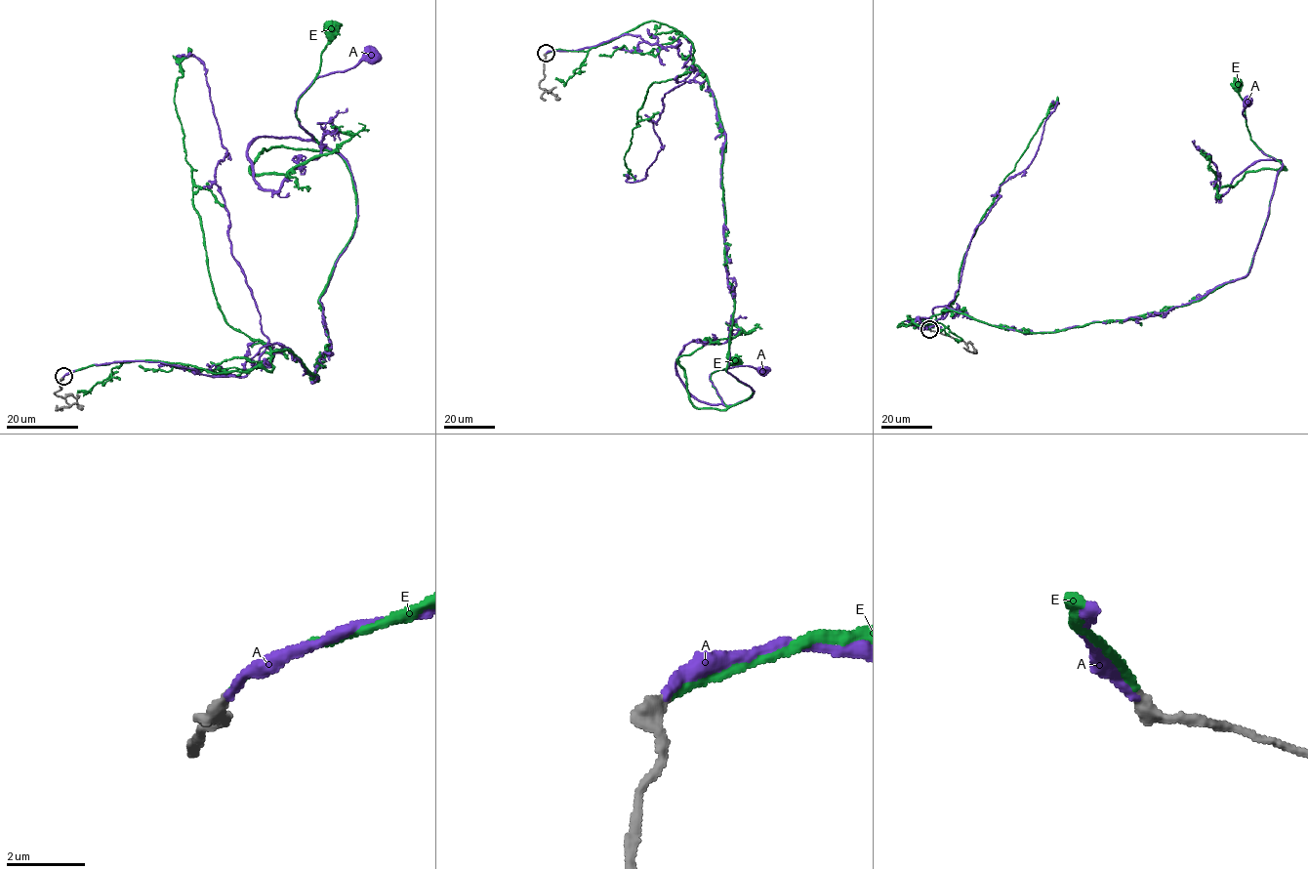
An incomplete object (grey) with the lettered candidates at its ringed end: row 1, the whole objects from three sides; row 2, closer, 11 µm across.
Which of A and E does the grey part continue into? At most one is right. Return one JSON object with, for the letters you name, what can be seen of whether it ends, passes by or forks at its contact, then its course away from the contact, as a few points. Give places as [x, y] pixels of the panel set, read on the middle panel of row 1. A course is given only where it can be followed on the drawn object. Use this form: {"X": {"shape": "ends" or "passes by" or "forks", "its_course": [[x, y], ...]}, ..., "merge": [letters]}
{"E": {"shape": "ends", "its_course": [[546, 53], [649, 21], [692, 44], [725, 140], [726, 370], [753, 392], [726, 405], [711, 375], [734, 360]]}, "merge": ["E"]}

